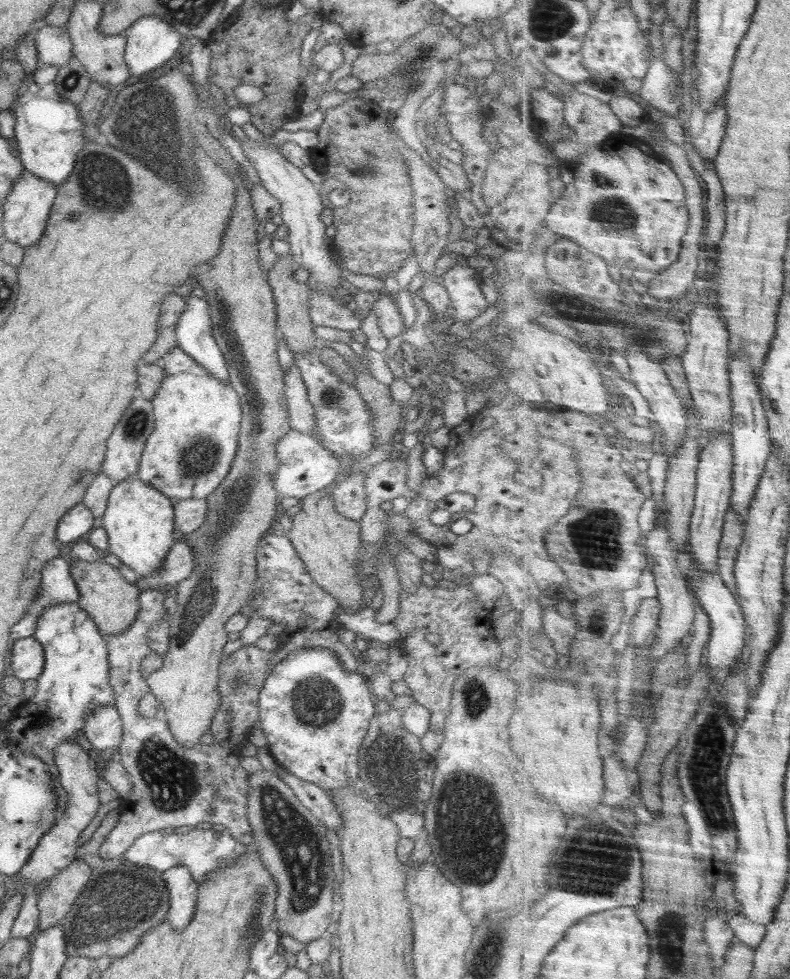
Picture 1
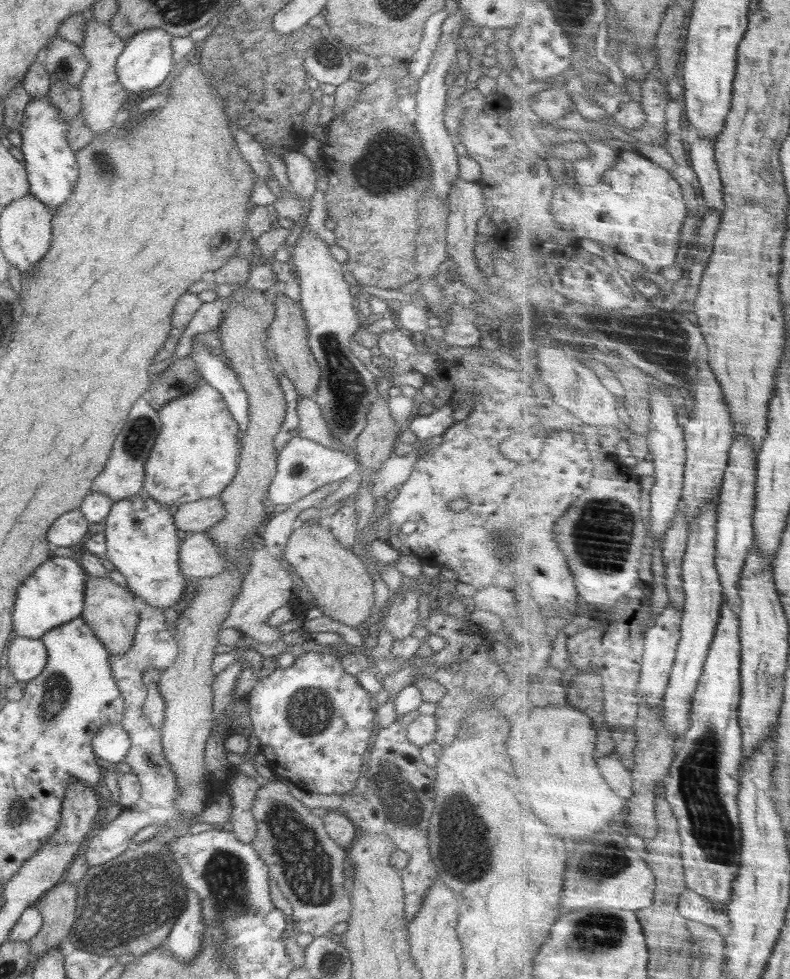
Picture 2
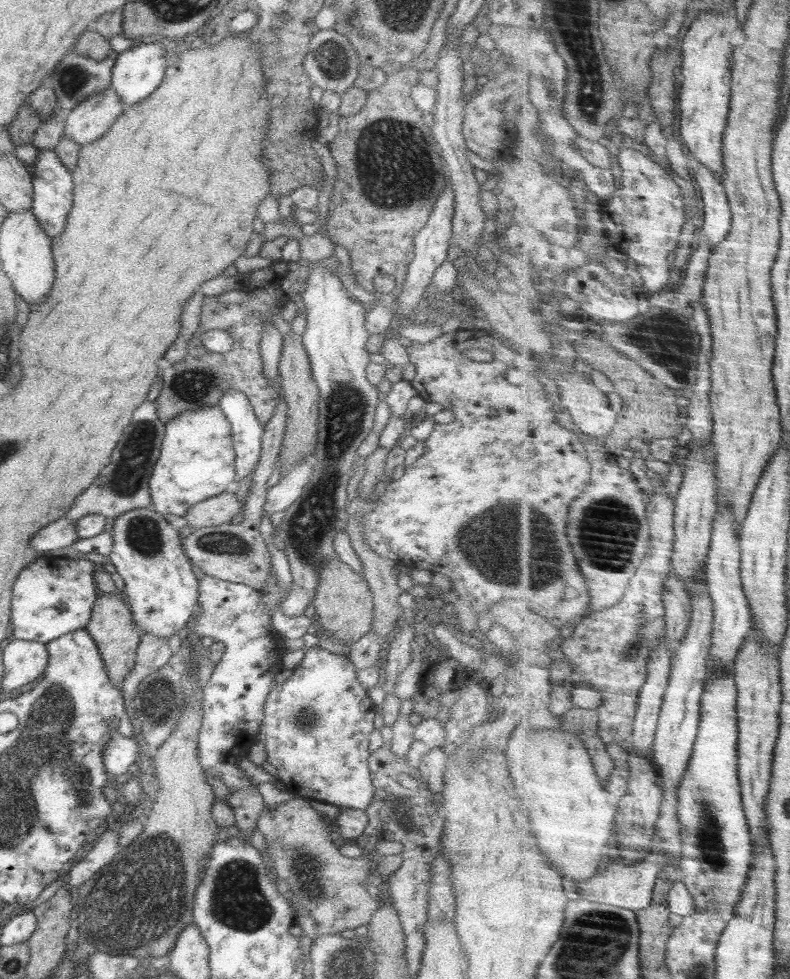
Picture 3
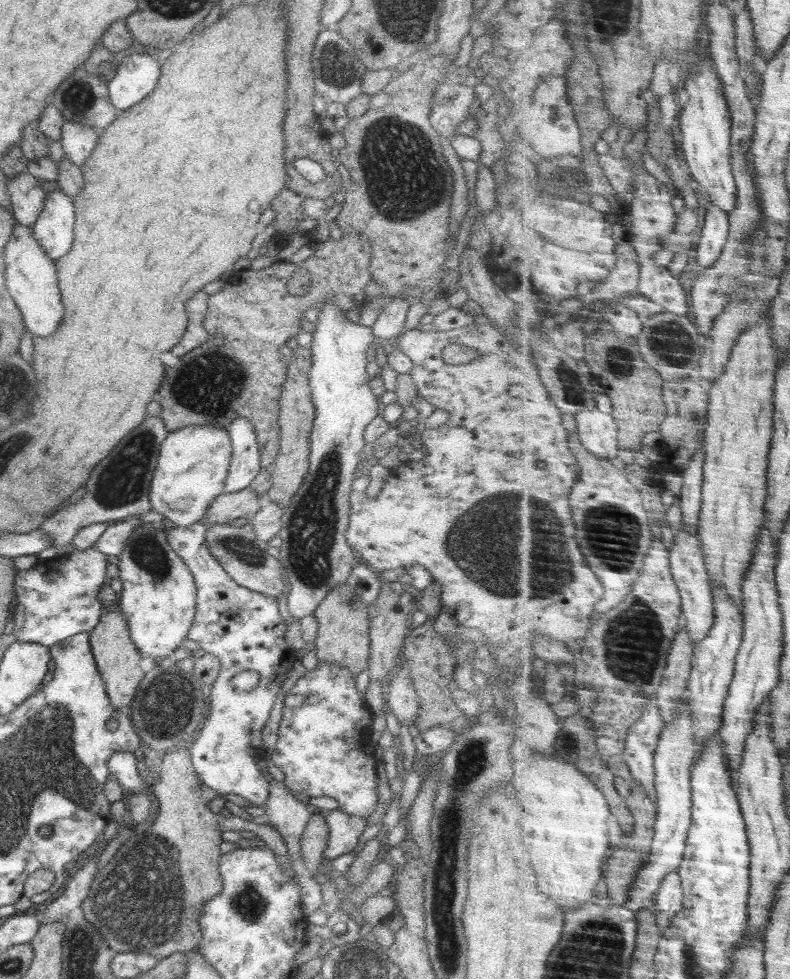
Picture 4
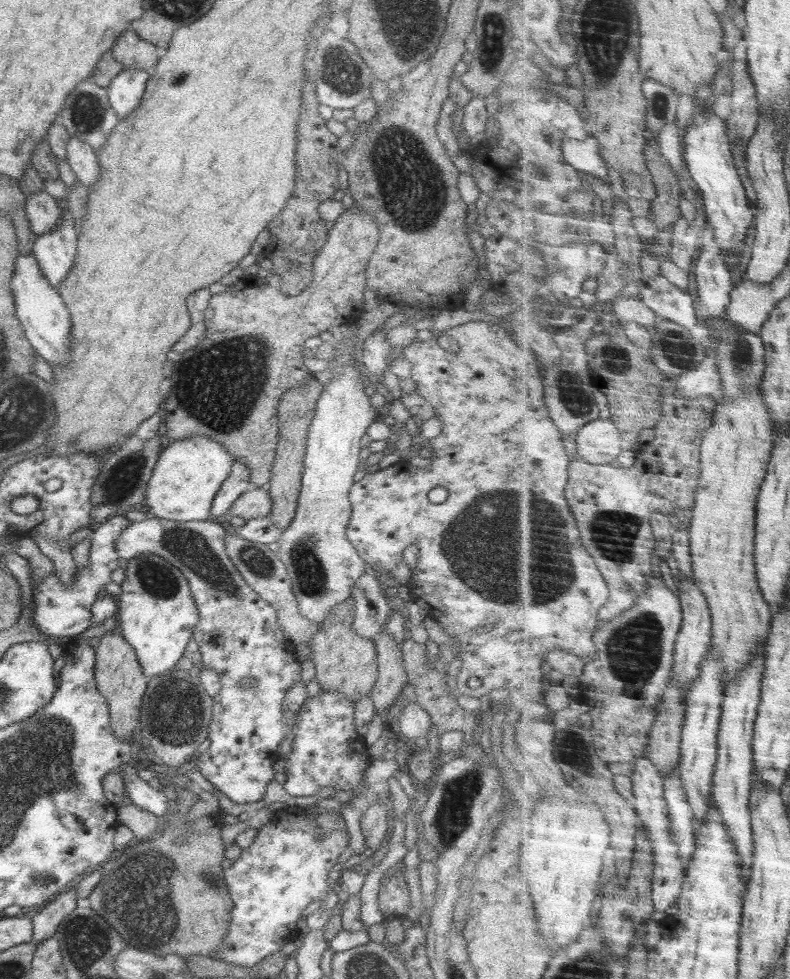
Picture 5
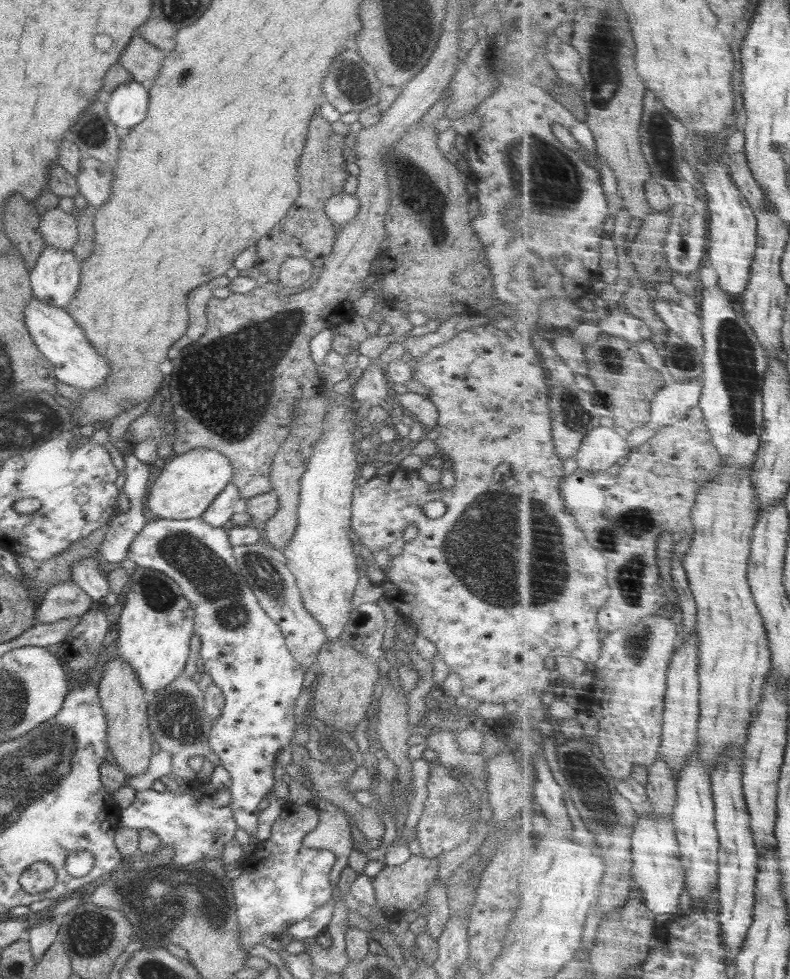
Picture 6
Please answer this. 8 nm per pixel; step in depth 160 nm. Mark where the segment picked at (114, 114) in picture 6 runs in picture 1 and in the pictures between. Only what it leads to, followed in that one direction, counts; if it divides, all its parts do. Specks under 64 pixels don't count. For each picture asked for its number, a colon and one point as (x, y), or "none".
1: (150, 41)
2: (143, 66)
3: (137, 72)
4: (137, 74)
5: (125, 91)

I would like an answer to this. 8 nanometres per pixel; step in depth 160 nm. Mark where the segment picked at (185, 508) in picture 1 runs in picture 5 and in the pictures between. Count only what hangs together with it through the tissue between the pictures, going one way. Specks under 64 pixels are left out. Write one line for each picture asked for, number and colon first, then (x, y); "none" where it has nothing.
2: (193, 517)
3: (219, 509)
4: (245, 503)
5: (256, 503)

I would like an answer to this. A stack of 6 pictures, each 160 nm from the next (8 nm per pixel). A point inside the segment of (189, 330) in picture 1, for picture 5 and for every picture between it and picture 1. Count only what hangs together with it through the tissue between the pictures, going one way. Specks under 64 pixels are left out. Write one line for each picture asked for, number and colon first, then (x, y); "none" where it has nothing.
2: (215, 372)
3: (246, 428)
4: (245, 464)
5: (238, 481)

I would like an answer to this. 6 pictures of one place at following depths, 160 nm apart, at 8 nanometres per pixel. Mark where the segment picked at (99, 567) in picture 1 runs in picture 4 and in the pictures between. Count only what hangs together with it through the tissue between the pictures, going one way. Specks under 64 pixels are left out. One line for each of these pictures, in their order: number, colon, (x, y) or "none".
2: (109, 610)
3: (112, 627)
4: (117, 659)

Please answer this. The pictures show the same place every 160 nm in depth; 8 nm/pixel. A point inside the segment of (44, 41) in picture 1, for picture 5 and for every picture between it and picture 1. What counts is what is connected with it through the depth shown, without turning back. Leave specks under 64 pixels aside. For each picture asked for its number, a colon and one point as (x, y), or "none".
2: (63, 58)
3: (75, 78)
4: (83, 98)
5: (87, 114)

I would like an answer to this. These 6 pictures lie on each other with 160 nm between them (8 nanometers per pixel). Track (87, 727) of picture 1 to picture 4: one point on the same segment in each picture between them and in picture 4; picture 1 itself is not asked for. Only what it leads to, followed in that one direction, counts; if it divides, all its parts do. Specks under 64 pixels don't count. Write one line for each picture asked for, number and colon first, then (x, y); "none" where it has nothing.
2: (111, 742)
3: (122, 752)
4: (122, 766)

